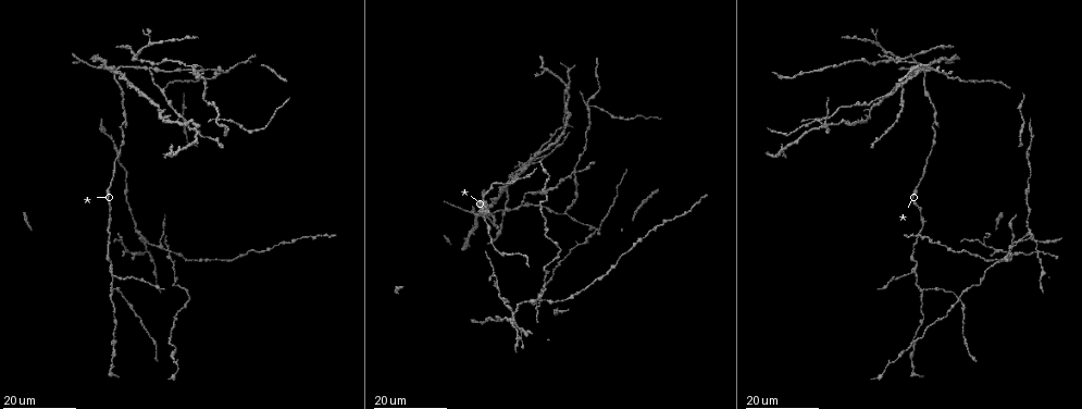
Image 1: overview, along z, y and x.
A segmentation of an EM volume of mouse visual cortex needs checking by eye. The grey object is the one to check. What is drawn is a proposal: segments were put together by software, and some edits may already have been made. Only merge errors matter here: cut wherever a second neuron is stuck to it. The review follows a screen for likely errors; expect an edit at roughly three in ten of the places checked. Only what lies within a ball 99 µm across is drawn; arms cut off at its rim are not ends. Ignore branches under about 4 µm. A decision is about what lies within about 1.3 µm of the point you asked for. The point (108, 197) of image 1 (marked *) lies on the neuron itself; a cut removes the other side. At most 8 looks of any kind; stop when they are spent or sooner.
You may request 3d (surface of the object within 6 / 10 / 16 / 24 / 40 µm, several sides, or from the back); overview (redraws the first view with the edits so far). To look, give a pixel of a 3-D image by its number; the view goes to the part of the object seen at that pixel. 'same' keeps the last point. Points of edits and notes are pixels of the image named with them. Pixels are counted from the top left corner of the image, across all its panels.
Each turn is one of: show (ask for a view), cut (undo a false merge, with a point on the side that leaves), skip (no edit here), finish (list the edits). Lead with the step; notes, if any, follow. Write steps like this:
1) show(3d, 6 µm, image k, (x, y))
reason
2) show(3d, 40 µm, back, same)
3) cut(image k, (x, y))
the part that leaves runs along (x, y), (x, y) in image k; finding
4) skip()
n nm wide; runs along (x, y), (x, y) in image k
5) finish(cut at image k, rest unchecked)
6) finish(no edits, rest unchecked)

show(3d, 16 µm, image 1, (589, 109))
four or more arms meet

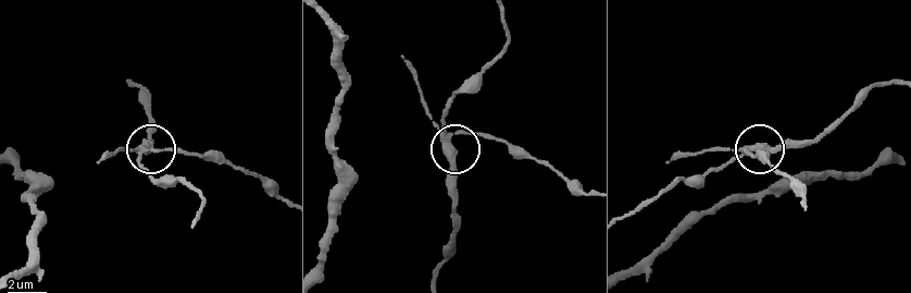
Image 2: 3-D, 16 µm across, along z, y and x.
show(3d, 10 µm, image 2, (449, 135))

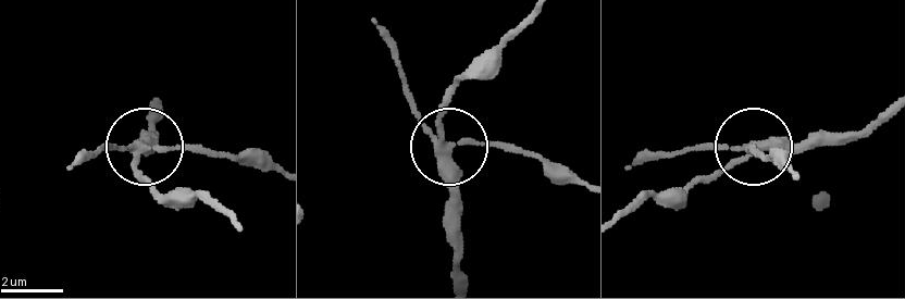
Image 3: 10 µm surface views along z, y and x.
show(3d, 6 µm, image 3, (448, 147))
closer look

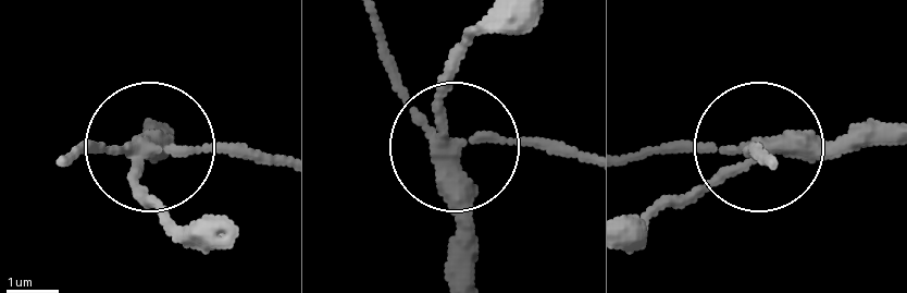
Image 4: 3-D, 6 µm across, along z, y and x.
skip()
side arm 18 µm; 4 arms; all the same neuron

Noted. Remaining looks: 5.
show(3d, 16 µm, image 1, (148, 67))
two arms in line, one across

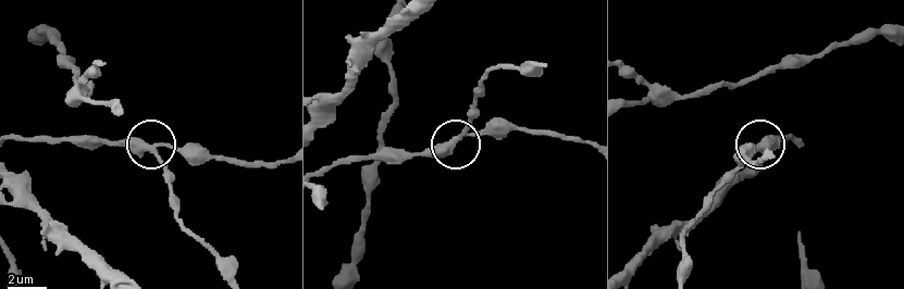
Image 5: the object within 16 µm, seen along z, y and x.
show(3d, 6 µm, image 5, (458, 137))

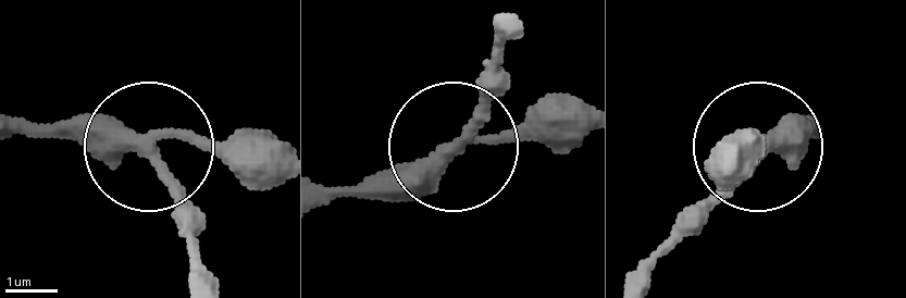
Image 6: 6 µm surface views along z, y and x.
skip()
side arm 36 µm; runs along (25, 127), (129, 140), (173, 191), (190, 239) in image 6; one neuron here

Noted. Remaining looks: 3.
show(3d, 24 µm, image 1, (576, 186))
three arms meet

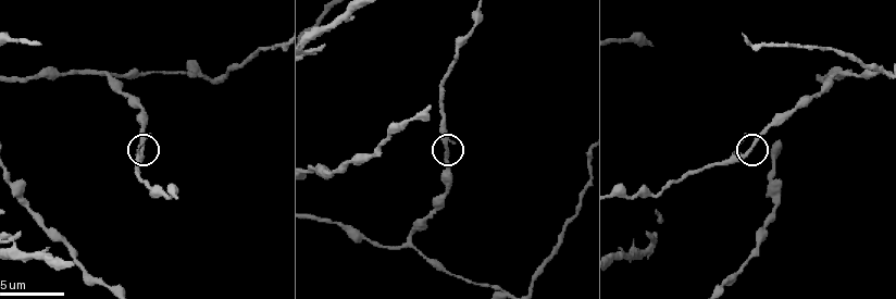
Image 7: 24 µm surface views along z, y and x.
show(3d, 6 µm, image 7, (744, 153))

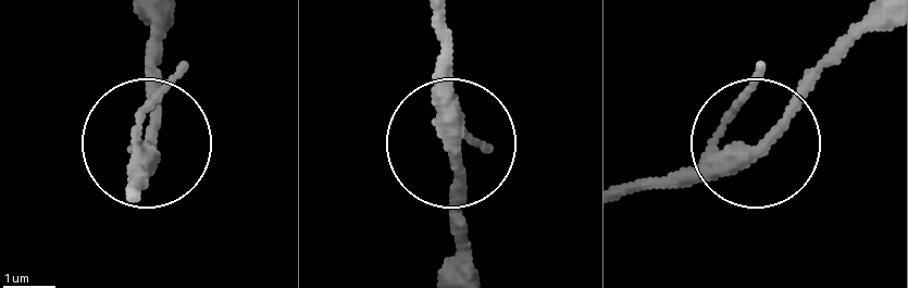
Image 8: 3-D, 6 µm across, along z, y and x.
skip()
runs along (868, 21), (763, 138), (638, 176) in image 8; continuous, no second neuron

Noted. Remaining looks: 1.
finish(no edits, rest unchecked)

